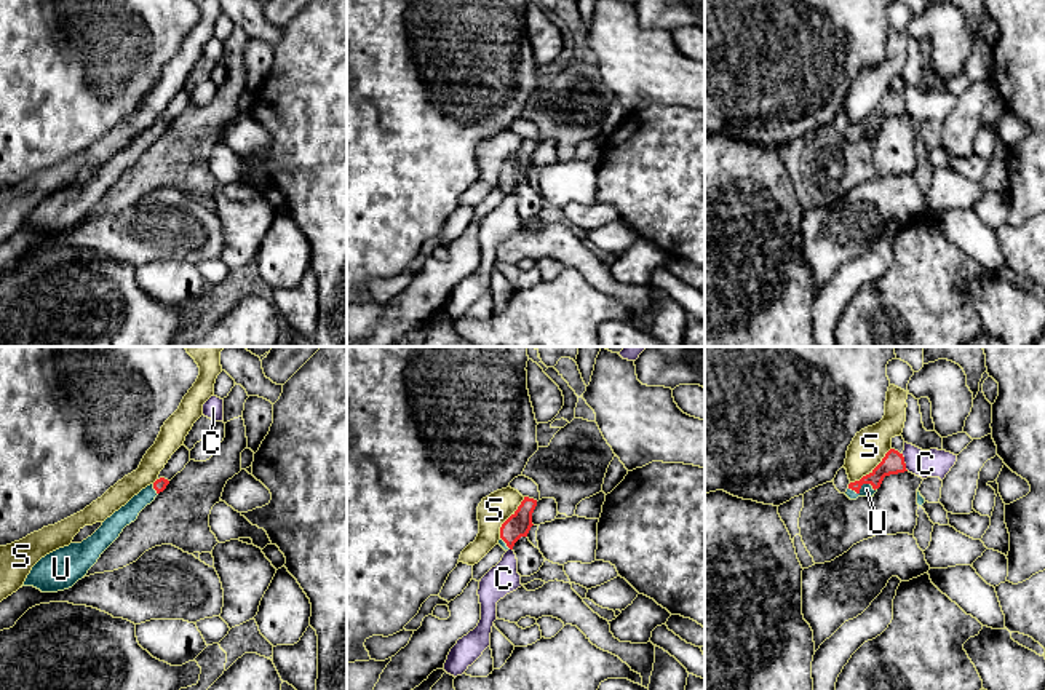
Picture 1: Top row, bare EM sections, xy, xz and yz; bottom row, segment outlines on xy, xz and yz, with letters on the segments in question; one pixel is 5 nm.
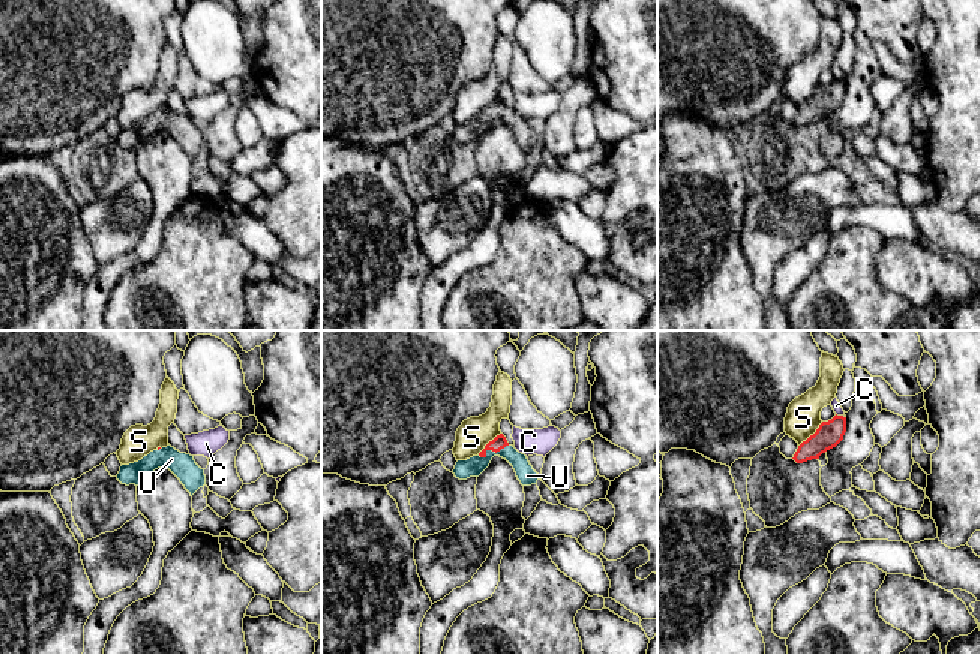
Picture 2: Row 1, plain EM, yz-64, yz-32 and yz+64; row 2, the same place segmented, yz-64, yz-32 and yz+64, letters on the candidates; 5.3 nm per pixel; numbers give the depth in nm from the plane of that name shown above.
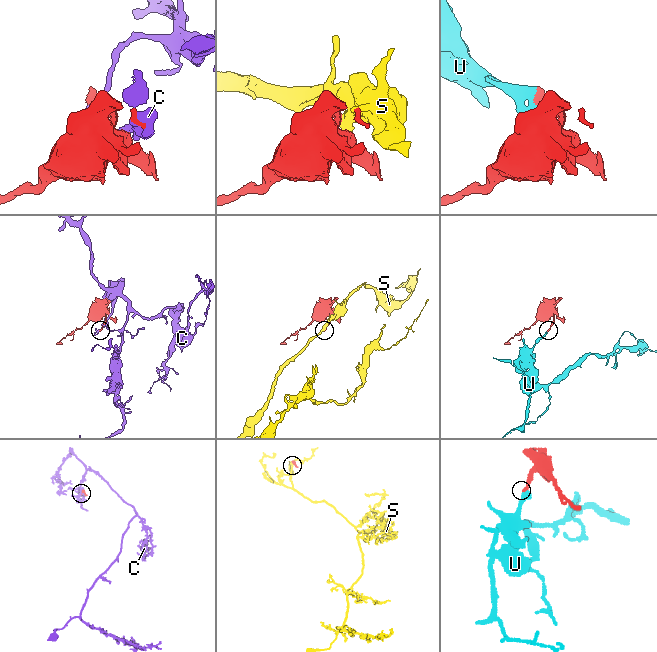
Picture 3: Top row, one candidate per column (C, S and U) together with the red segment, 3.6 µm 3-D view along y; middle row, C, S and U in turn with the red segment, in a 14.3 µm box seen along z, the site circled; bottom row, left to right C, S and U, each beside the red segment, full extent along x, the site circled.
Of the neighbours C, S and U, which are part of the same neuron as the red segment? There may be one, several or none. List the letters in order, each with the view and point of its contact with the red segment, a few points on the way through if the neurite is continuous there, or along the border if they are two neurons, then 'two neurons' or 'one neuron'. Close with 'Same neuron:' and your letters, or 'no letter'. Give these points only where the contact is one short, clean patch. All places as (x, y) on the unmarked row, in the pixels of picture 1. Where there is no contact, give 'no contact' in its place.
C: contact yz (903, 104); two neurons
S: contact yz (873, 112); two neurons
U: contact yz (862, 126); way yz (894, 104), (862, 126), (866, 131); one neuron
Same neuron: U

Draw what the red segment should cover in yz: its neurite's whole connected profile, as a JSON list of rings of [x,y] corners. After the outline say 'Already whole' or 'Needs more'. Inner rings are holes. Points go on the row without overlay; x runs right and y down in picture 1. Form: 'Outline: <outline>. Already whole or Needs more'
Outline: [[[890,91],[882,104],[869,117],[863,118],[860,123],[848,126],[845,137],[850,142],[856,142],[858,139],[874,139],[885,118],[904,113],[908,112],[903,96]]]. Needs more

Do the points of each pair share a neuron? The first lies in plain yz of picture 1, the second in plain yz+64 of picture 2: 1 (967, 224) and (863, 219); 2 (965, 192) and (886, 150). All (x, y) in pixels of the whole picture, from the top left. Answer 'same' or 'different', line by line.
1: same
2: different

